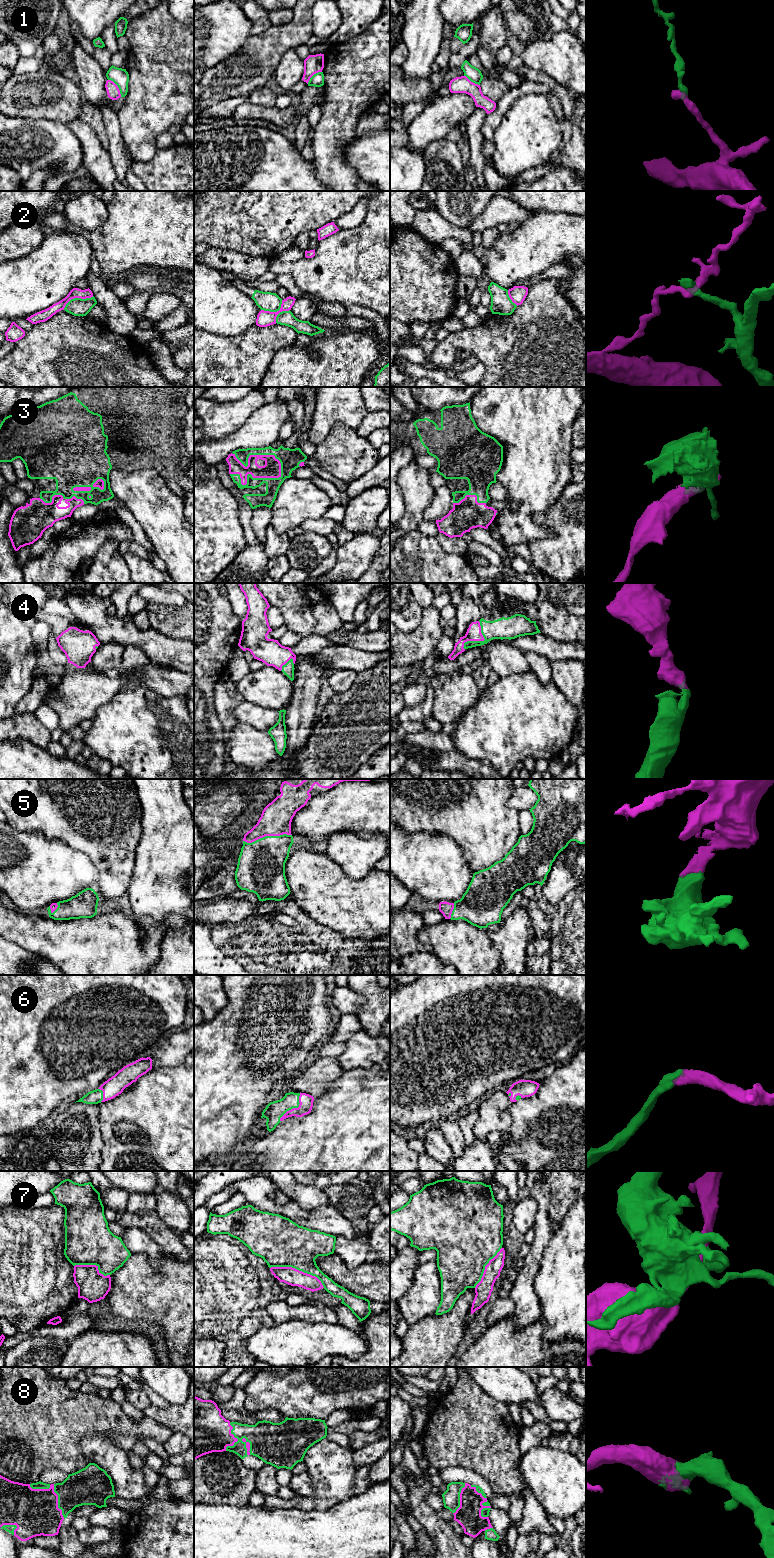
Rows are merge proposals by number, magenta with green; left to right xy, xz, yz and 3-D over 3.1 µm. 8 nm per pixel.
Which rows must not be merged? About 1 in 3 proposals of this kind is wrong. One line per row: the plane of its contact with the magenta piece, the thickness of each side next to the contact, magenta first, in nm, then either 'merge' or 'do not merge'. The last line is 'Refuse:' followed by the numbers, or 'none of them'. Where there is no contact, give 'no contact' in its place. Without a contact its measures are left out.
1: xy | 110/140 nm | do not merge
2: xz | 130/160 nm | do not merge
3: xz | 140/160 nm | merge
4: yz | 120/180 nm | merge
5: xz | 240/380 nm | merge
6: xz | 110/150 nm | merge
7: xz | 140/380 nm | do not merge
8: yz | 200/60 nm | merge
Refuse: 1, 2, 7

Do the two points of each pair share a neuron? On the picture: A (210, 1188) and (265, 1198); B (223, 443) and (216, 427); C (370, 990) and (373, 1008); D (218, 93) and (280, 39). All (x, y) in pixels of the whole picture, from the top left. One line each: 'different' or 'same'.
A: different
B: different
C: same
D: same

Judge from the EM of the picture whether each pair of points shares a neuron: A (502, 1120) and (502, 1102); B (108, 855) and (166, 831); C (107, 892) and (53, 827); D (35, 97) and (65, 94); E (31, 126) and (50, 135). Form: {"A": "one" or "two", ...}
{"A": "one", "B": "two", "C": "one", "D": "one", "E": "one"}

